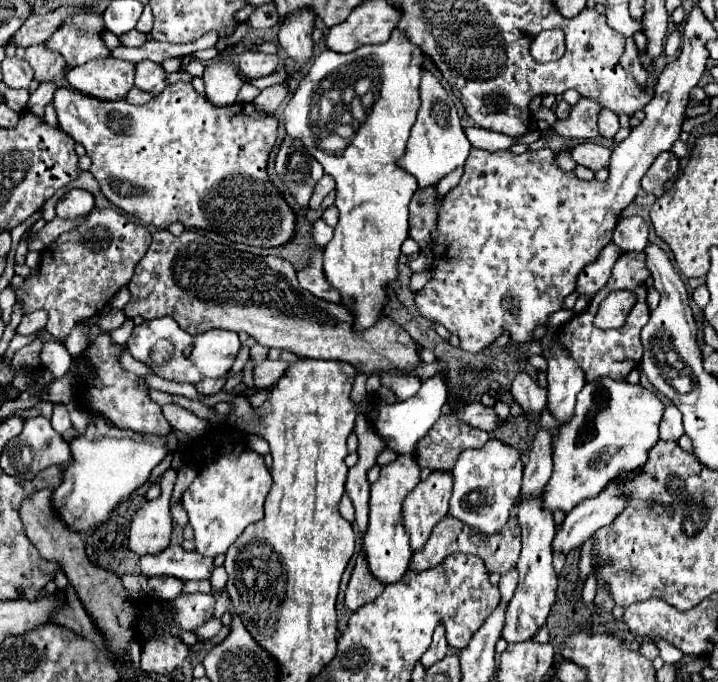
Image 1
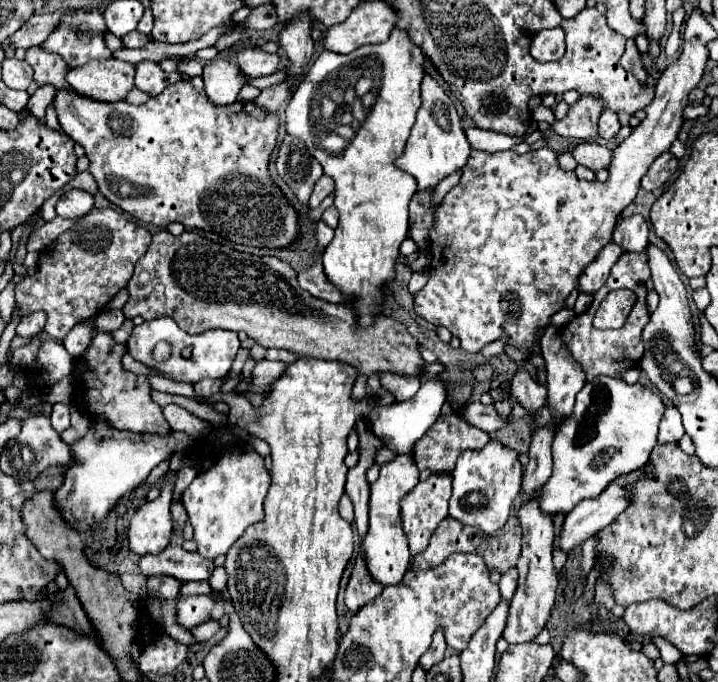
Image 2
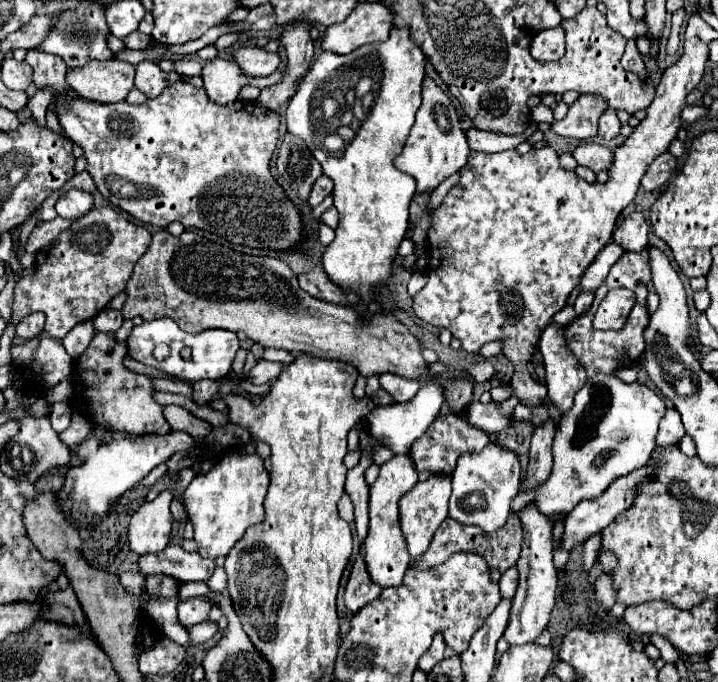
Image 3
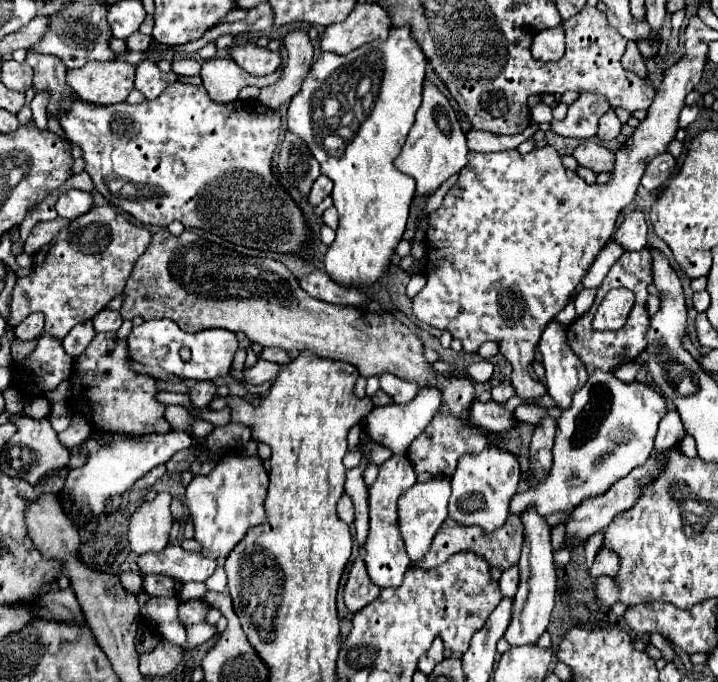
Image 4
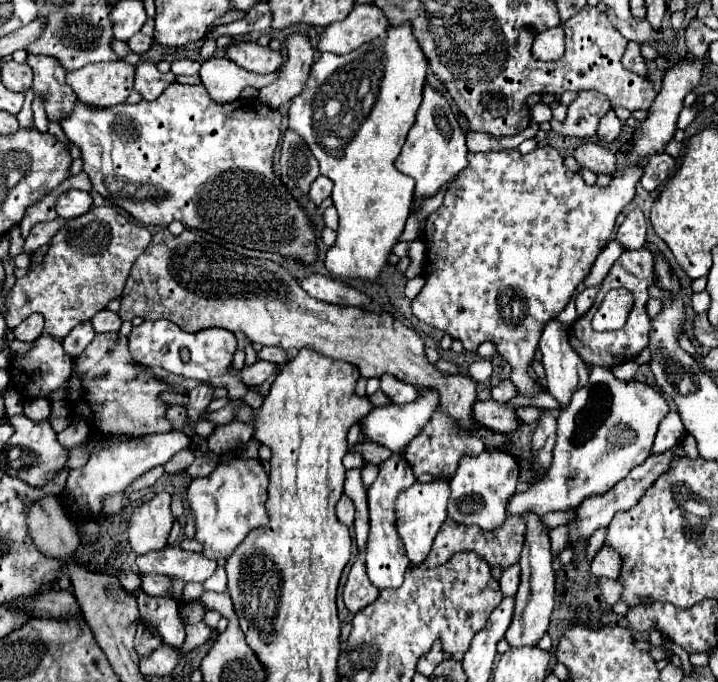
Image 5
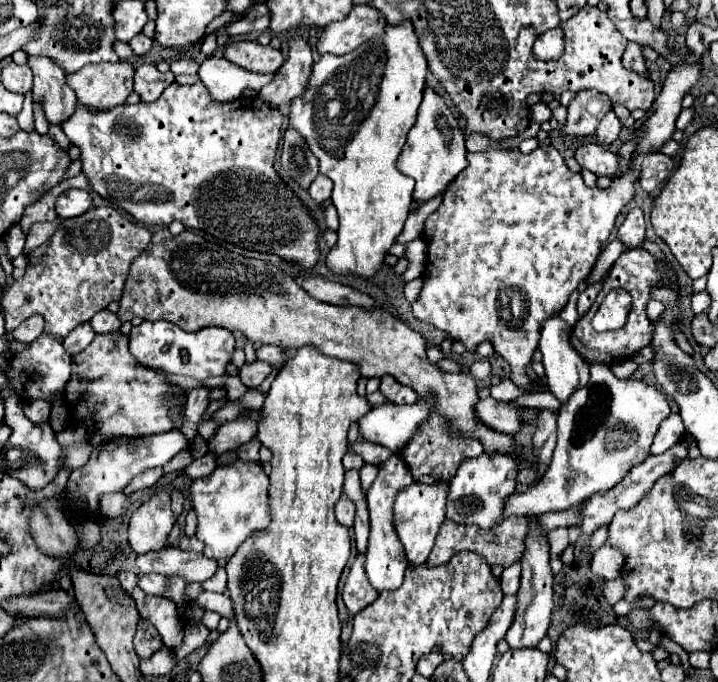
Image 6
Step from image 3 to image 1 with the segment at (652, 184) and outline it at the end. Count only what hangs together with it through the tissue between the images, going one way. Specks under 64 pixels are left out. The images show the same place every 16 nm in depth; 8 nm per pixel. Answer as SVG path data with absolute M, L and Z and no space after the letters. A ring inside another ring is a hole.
M662 152L648 172L642 178L642 188L646 192L662 192L666 188L666 182L670 182L678 172L678 158L672 152Z

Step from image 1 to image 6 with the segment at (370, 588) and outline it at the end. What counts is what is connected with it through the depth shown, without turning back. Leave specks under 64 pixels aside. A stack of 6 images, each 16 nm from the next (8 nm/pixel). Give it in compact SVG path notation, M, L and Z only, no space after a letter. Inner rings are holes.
M356 558L356 562L352 564L342 590L342 598L350 614L358 614L362 608L366 608L378 598L378 592L372 586L368 586L368 578L364 572L364 558Z

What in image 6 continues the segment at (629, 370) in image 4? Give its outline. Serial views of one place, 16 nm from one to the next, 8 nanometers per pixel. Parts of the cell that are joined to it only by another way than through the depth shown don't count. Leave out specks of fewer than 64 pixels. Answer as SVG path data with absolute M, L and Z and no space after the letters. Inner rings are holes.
M631 359L622 360L611 367L613 374L620 379L630 378L637 370L638 365Z

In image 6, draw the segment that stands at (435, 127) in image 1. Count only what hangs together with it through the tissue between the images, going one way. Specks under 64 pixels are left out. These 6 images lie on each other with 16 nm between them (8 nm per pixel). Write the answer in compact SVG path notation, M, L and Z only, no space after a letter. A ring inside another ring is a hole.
M430 88L424 92L422 106L418 110L418 120L408 134L408 142L400 154L398 168L402 174L416 180L412 200L424 204L446 190L446 186L466 168L466 144L464 134L444 98L434 94Z

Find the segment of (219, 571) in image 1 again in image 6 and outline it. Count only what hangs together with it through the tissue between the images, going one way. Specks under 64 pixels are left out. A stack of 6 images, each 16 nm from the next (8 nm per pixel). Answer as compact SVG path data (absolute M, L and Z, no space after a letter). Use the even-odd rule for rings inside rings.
M218 568L218 572L202 582L202 590L212 590L212 592L226 592L226 570Z

